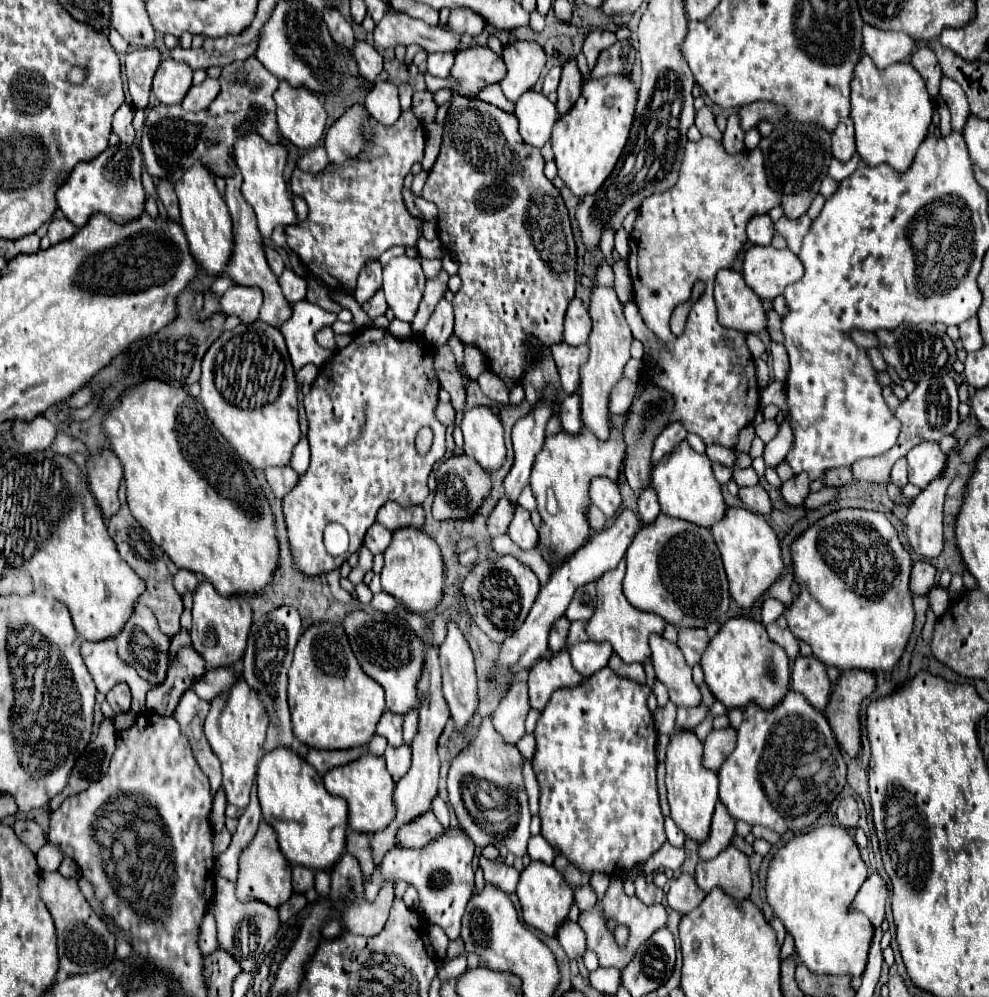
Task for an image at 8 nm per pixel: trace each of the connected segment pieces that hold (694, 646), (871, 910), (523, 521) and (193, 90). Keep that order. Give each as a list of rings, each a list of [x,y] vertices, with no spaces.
[[[691,628],[691,630],[679,630],[679,648],[687,660],[689,666],[699,664],[703,650],[707,648],[709,636],[703,628]]]
[[[871,874],[855,898],[855,908],[861,914],[865,914],[873,926],[881,926],[881,922],[885,920],[887,898],[889,898],[887,884],[879,874]]]
[[[521,506],[515,510],[515,516],[513,516],[511,524],[509,524],[507,534],[523,550],[531,550],[535,546],[535,542],[539,540],[539,532],[535,530],[535,526],[531,522],[529,510],[525,510]]]
[[[207,78],[199,86],[189,88],[189,92],[185,94],[185,98],[181,102],[181,108],[185,112],[201,112],[217,98],[217,94],[219,94],[219,80]]]

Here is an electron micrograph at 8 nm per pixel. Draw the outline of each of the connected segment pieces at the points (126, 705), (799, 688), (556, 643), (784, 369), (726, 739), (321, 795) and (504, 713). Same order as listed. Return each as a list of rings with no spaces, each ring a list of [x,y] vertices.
[[[119,684],[115,686],[109,694],[107,694],[107,702],[113,708],[115,714],[125,714],[131,708],[131,690],[127,684]]]
[[[797,656],[793,664],[791,682],[795,692],[803,694],[817,710],[825,710],[831,692],[831,682],[827,678],[825,666],[817,658]]]
[[[567,616],[555,620],[555,626],[551,626],[551,634],[549,634],[549,648],[551,648],[551,652],[563,650],[565,640],[567,640],[567,630],[569,630]]]
[[[771,339],[770,351],[773,357],[773,378],[785,386],[785,384],[787,384],[787,376],[789,376],[789,360],[787,360],[787,352],[785,352],[782,343],[773,342]]]
[[[733,728],[713,730],[705,740],[703,764],[717,772],[727,760],[727,756],[735,750],[735,744],[737,744],[737,732]]]
[[[279,746],[257,764],[257,792],[267,824],[273,824],[281,852],[291,864],[329,870],[345,848],[347,804],[325,790],[319,772],[297,752]]]
[[[513,682],[507,698],[493,712],[493,726],[509,744],[517,744],[525,736],[525,718],[531,710],[527,682]]]

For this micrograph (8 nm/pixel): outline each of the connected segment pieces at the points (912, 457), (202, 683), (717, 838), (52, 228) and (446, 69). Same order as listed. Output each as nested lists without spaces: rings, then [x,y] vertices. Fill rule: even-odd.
[[[921,442],[913,446],[907,454],[909,464],[909,482],[925,488],[935,476],[943,472],[943,466],[947,462],[947,454],[941,452],[939,444],[935,442]]]
[[[215,668],[215,670],[207,670],[207,672],[203,674],[203,678],[197,678],[197,680],[191,684],[191,690],[193,690],[199,698],[211,702],[217,694],[227,692],[233,682],[235,682],[235,672],[233,672],[231,668],[229,668],[229,670],[227,670],[227,668]]]
[[[719,802],[715,806],[715,814],[713,814],[713,820],[711,820],[709,838],[705,842],[701,842],[699,848],[697,848],[699,860],[715,858],[721,850],[725,850],[725,846],[729,846],[733,836],[735,836],[735,820],[727,814],[725,806]]]
[[[61,218],[61,220],[53,220],[51,224],[49,224],[49,240],[51,240],[51,244],[57,244],[57,242],[61,242],[61,240],[67,240],[67,238],[71,238],[73,234],[77,232],[77,228],[67,220],[67,218]]]
[[[437,52],[437,54],[429,54],[427,58],[427,72],[431,76],[437,76],[437,78],[447,78],[451,68],[453,68],[453,54],[443,54],[443,52]]]

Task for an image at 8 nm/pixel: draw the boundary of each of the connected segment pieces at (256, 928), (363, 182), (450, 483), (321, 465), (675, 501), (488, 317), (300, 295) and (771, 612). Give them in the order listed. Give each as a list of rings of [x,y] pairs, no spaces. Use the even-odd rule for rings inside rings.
[[[217,876],[215,878],[215,894],[213,894],[213,912],[217,920],[217,940],[223,950],[227,950],[245,972],[251,972],[259,966],[259,956],[263,954],[263,946],[279,928],[277,908],[267,906],[261,900],[241,902],[235,896],[235,884]]]
[[[407,110],[395,126],[381,126],[373,120],[365,126],[367,134],[371,126],[377,134],[377,144],[365,154],[377,156],[367,164],[331,164],[317,176],[297,168],[291,176],[291,188],[305,198],[309,216],[301,226],[285,226],[287,246],[303,260],[311,274],[347,292],[355,290],[357,276],[367,260],[379,258],[391,246],[415,246],[419,238],[419,222],[409,214],[403,202],[403,178],[411,172],[413,164],[423,160],[423,124]]]
[[[465,454],[451,456],[449,460],[445,460],[439,466],[435,476],[437,476],[437,490],[435,490],[435,502],[433,502],[433,516],[437,520],[471,516],[479,508],[481,500],[491,490],[489,474],[481,466],[477,466],[477,462],[473,458],[467,458]]]
[[[365,326],[361,328],[351,344],[343,350],[337,350],[319,370],[315,382],[311,384],[309,394],[305,396],[305,412],[309,418],[309,446],[311,446],[311,464],[305,474],[299,476],[297,486],[283,498],[283,516],[287,526],[289,550],[295,566],[301,574],[321,576],[341,568],[347,562],[349,554],[355,554],[367,530],[375,522],[377,510],[393,500],[401,506],[423,504],[429,496],[427,478],[437,460],[445,456],[445,432],[447,428],[437,420],[435,408],[439,406],[441,380],[435,372],[435,346],[425,342],[423,336],[395,338],[389,330]],[[429,426],[433,430],[433,446],[427,456],[415,452],[417,432]],[[337,522],[349,532],[349,550],[345,556],[331,556],[323,544],[323,530],[327,524]]]
[[[687,442],[675,446],[673,452],[667,454],[667,462],[657,462],[651,468],[651,486],[659,496],[661,512],[671,518],[681,518],[695,522],[699,526],[713,526],[719,522],[727,510],[725,500],[721,496],[719,482],[713,476],[711,460],[703,454],[697,454]]]
[[[453,96],[449,110],[447,110],[447,118],[445,118],[445,130],[443,130],[443,142],[441,142],[441,152],[439,158],[435,162],[435,166],[429,170],[429,178],[423,186],[421,196],[433,204],[437,204],[439,208],[439,218],[437,218],[437,228],[439,228],[439,240],[443,244],[443,248],[451,254],[457,256],[459,260],[459,276],[463,280],[459,292],[455,292],[453,296],[453,308],[455,308],[455,334],[465,342],[465,344],[473,344],[477,346],[489,360],[489,368],[511,388],[515,382],[521,380],[523,376],[523,366],[527,366],[527,358],[523,358],[523,338],[527,338],[527,334],[535,334],[539,340],[543,340],[543,344],[551,346],[559,340],[563,340],[563,316],[567,310],[567,304],[571,302],[571,298],[575,296],[575,242],[573,242],[573,234],[571,234],[571,224],[569,224],[569,216],[567,216],[567,208],[563,204],[563,198],[559,194],[559,190],[553,186],[553,182],[543,174],[545,168],[545,160],[541,156],[539,150],[531,150],[531,146],[527,146],[523,142],[523,138],[519,138],[519,130],[517,130],[517,122],[515,116],[511,112],[505,112],[493,104],[487,104],[479,98],[467,98],[467,96]]]
[[[285,270],[279,278],[279,284],[281,284],[281,290],[283,290],[285,298],[291,304],[295,304],[295,302],[299,302],[307,296],[307,280],[297,276],[293,270]]]
[[[774,598],[767,599],[761,610],[761,622],[764,626],[776,621],[785,610],[786,605]]]

